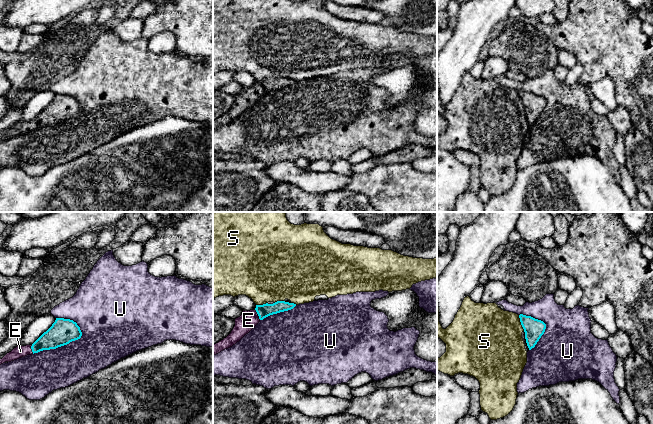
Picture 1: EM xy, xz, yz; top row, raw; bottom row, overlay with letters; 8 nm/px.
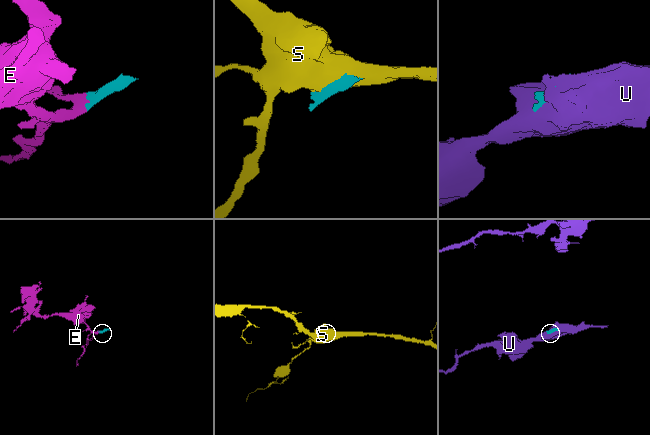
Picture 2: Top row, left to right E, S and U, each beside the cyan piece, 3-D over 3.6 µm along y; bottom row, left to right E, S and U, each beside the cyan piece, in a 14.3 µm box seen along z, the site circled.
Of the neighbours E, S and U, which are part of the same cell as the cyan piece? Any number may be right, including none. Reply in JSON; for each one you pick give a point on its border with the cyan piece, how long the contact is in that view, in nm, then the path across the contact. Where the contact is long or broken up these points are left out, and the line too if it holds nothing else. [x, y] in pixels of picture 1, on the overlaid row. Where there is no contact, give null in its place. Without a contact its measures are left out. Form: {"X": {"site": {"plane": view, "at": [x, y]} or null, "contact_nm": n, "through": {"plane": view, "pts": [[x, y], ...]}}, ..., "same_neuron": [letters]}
{"E": {"site": {"plane": "xz", "at": [257, 313]}, "contact_nm": 100, "through": {"plane": "xz", "pts": [[265, 310], [257, 313], [248, 320]]}}, "same_neuron": ["E"]}

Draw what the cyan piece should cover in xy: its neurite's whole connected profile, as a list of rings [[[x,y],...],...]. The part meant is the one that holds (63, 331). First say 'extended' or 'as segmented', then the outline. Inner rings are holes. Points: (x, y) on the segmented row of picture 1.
extended; [[[56,318],[52,326],[32,345],[17,346],[0,359],[0,365],[43,350],[56,349],[80,339],[82,332],[76,322],[70,319]]]

